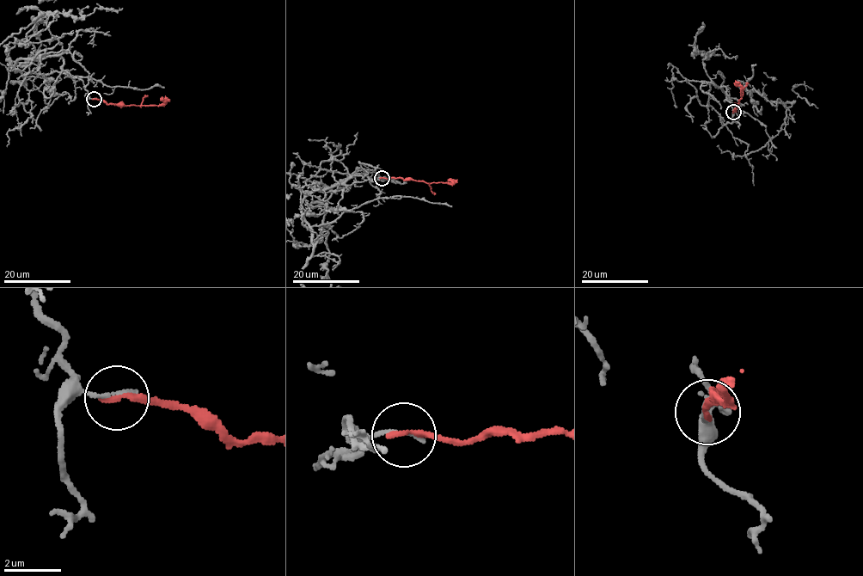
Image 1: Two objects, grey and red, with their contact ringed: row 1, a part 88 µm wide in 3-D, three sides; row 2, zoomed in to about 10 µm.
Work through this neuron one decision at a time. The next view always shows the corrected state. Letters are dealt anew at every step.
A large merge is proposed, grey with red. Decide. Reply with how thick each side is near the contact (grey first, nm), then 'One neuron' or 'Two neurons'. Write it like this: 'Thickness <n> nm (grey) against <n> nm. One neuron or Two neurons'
Thickness 150 nm (grey) against 200 nm. Two neurons

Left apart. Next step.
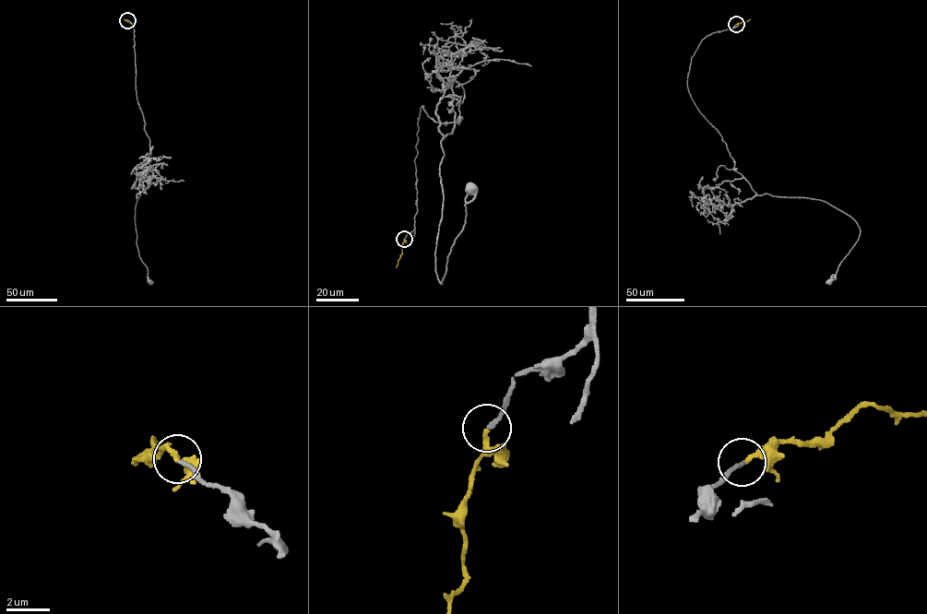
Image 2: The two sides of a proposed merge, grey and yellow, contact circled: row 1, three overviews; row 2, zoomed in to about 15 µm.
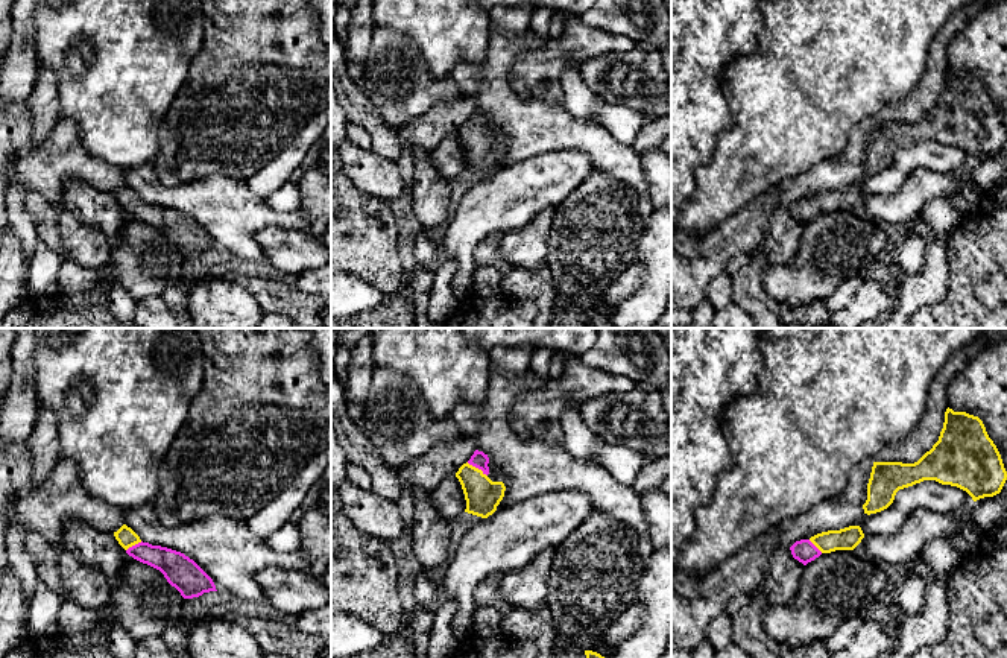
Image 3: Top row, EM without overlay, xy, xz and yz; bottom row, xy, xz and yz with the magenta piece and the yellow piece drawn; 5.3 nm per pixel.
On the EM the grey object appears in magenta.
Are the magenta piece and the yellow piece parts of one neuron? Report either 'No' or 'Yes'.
Yes

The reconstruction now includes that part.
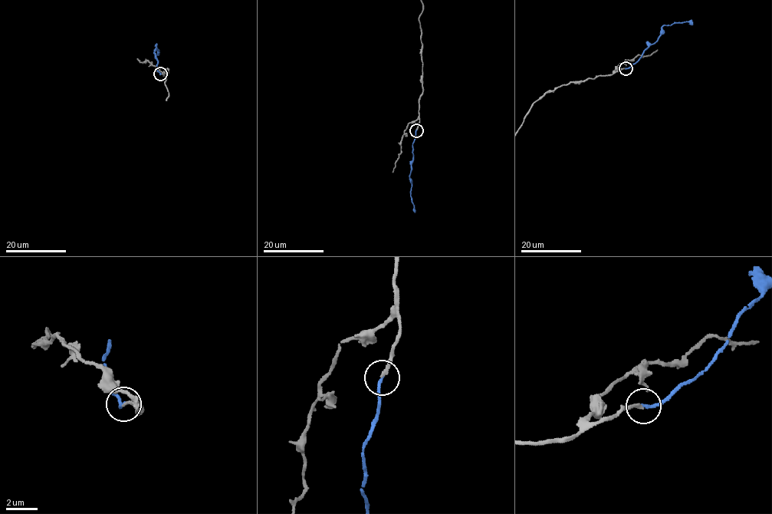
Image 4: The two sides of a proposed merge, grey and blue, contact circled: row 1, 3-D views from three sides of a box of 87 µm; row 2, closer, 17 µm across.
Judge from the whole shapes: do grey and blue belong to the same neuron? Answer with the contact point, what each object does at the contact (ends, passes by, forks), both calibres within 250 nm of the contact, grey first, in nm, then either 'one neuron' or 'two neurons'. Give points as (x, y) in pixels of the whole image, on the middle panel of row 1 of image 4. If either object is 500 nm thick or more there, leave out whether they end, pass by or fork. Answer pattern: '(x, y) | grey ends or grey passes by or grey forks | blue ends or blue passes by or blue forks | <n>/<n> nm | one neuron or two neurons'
(416, 130) | grey ends | blue ends | 170/170 nm | one neuron

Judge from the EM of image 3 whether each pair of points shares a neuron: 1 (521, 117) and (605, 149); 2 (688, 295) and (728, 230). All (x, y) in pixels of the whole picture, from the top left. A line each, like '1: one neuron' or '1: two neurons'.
1: one neuron
2: one neuron

